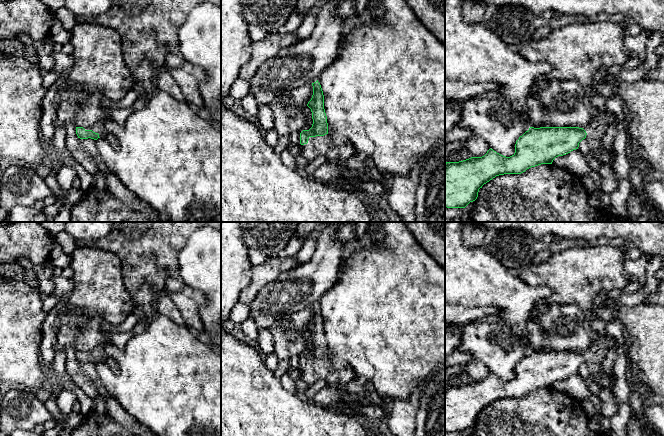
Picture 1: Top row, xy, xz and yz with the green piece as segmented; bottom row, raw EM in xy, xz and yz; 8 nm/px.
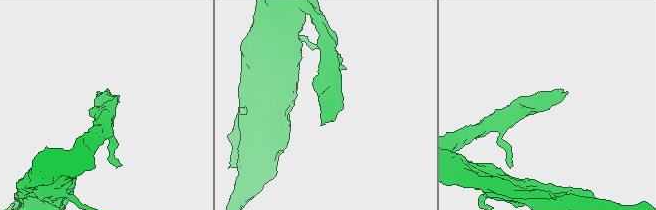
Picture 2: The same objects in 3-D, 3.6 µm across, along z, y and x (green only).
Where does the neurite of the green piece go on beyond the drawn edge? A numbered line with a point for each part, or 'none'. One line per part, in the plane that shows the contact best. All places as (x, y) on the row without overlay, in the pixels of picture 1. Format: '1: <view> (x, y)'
1: xz (320, 370)

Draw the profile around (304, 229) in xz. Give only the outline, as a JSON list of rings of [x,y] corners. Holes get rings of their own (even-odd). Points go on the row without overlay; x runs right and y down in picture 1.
[[[300,222],[293,233],[293,237],[297,236],[307,240],[320,223],[321,222]]]

